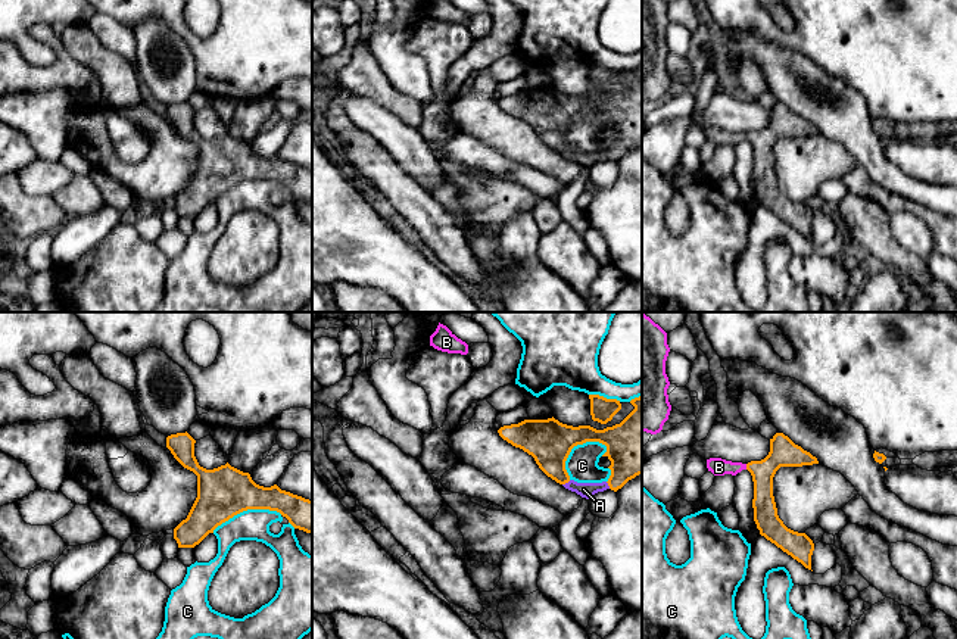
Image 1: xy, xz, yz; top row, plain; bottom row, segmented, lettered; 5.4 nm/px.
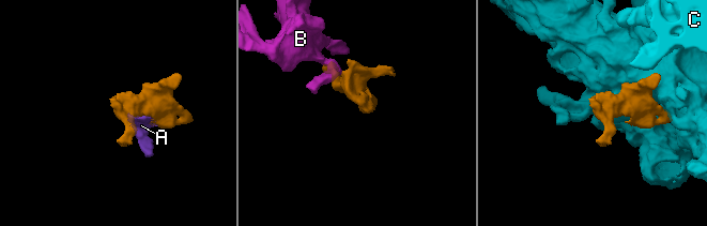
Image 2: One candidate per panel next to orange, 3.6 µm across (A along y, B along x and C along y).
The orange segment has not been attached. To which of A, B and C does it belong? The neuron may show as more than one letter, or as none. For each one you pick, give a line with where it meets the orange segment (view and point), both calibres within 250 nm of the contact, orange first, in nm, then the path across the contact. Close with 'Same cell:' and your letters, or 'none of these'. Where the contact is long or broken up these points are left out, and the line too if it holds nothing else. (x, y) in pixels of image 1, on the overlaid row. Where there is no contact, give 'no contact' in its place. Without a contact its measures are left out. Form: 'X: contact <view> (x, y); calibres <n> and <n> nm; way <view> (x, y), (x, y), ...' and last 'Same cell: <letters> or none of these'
A: contact xz (566, 482); calibres 240 and 80 nm
B: contact yz (747, 467); calibres 160 and 100 nm
Same cell: A, B

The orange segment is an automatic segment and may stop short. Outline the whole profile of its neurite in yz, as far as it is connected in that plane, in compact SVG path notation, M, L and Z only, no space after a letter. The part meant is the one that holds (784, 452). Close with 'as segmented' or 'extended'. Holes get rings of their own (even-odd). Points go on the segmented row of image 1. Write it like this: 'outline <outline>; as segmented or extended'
outline M776 433L770 439L770 452L761 461L742 464L721 458L707 459L707 468L714 476L736 476L742 470L751 473L754 481L754 521L760 534L808 570L811 570L814 543L805 533L788 529L779 518L773 496L773 477L780 467L802 467L813 464L819 464L817 458L795 445L783 433Z; extended

